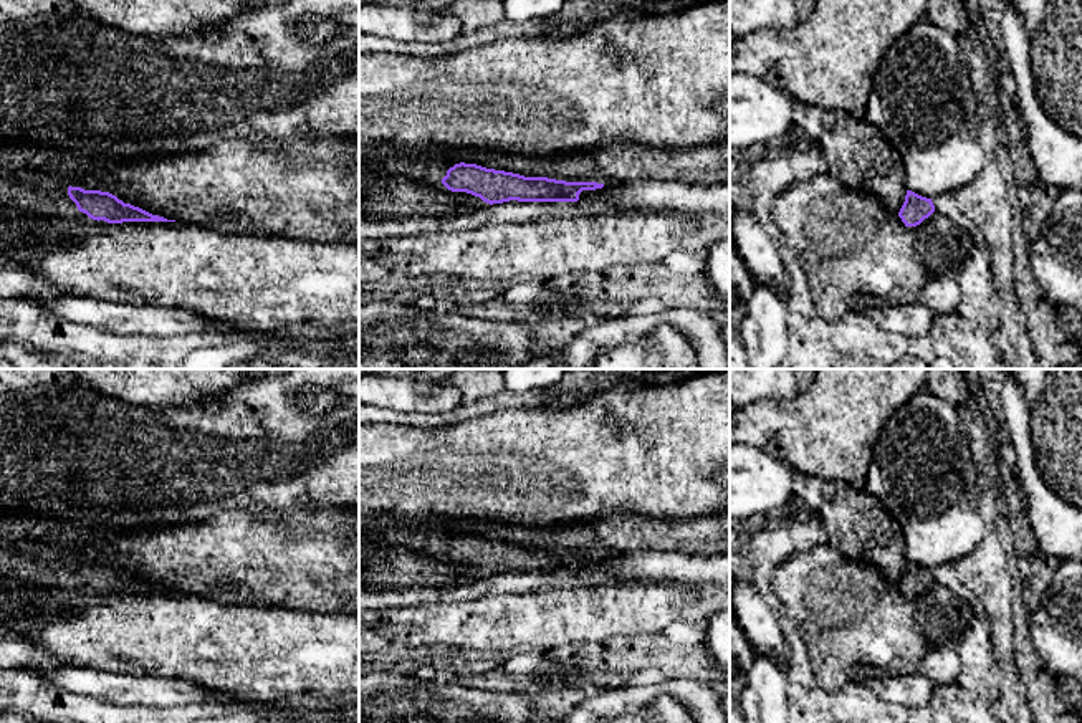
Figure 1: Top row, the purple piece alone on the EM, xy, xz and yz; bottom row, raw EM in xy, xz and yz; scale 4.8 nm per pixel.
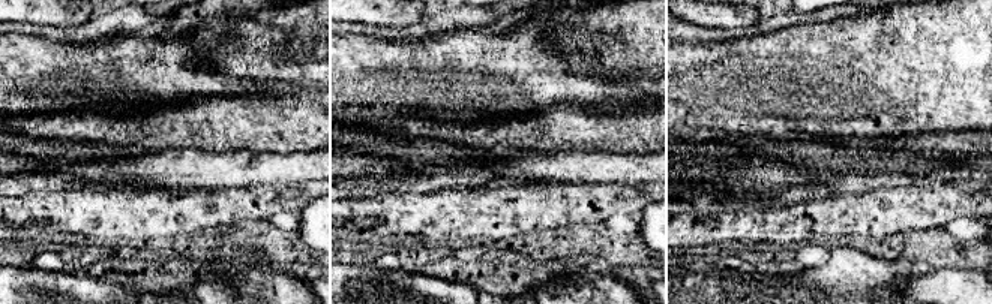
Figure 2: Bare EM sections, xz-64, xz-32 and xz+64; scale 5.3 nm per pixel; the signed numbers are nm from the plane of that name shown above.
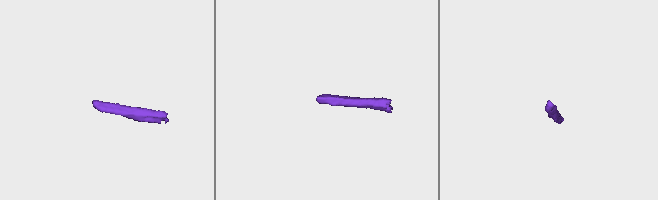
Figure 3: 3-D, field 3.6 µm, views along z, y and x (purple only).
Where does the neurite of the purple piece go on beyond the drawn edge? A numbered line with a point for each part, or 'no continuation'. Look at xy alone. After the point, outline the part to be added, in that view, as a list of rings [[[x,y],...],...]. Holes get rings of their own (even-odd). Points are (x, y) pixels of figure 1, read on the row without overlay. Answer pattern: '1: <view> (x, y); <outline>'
1: xy (35, 581); [[[0,534],[0,622],[20,627],[101,604],[108,592],[79,582],[68,558],[56,548]]]

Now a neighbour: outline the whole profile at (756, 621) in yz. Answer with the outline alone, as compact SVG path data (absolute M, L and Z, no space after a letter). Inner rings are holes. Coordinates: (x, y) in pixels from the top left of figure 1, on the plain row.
M730 576L730 609L751 644L754 655L776 660L788 672L791 645L756 586Z

